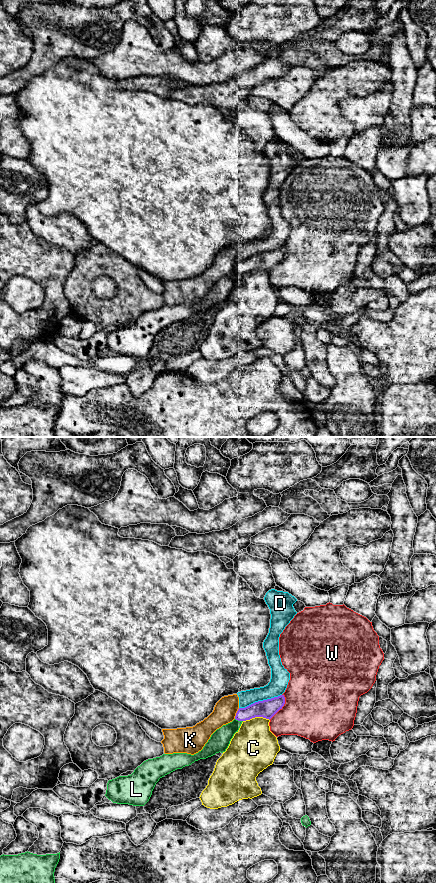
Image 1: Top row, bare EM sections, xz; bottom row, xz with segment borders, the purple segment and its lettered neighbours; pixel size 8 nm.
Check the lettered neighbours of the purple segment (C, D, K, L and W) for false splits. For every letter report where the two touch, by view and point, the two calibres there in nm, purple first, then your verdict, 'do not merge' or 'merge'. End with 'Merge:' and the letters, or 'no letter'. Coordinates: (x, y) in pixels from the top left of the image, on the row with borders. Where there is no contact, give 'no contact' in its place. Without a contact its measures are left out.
C: contact xz (256, 716); calibres 150 and 380 nm; do not merge
D: contact xz (260, 701); calibres 150 and 150 nm; do not merge
K: contact xz (236, 713); calibres 140 and 180 nm; do not merge
L: contact xz (239, 720); calibres 150 and 160 nm; merge
W: contact xz (281, 707); calibres 150 and 460 nm; do not merge
Merge: L

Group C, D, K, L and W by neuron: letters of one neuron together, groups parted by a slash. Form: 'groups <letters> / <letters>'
groups C / D K / L / W

